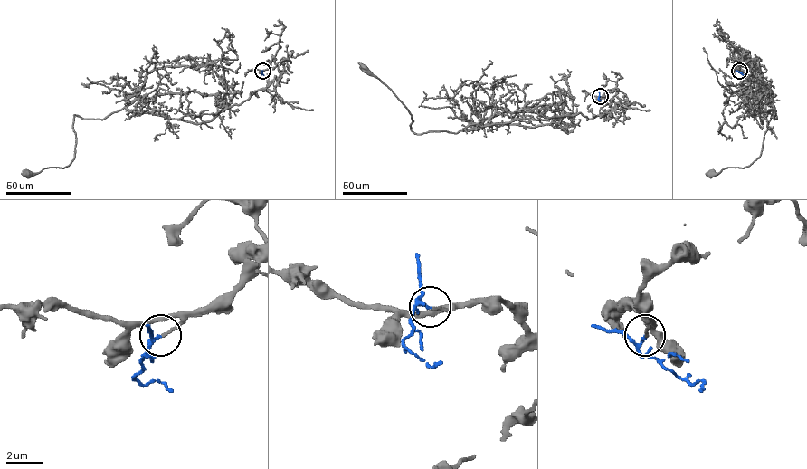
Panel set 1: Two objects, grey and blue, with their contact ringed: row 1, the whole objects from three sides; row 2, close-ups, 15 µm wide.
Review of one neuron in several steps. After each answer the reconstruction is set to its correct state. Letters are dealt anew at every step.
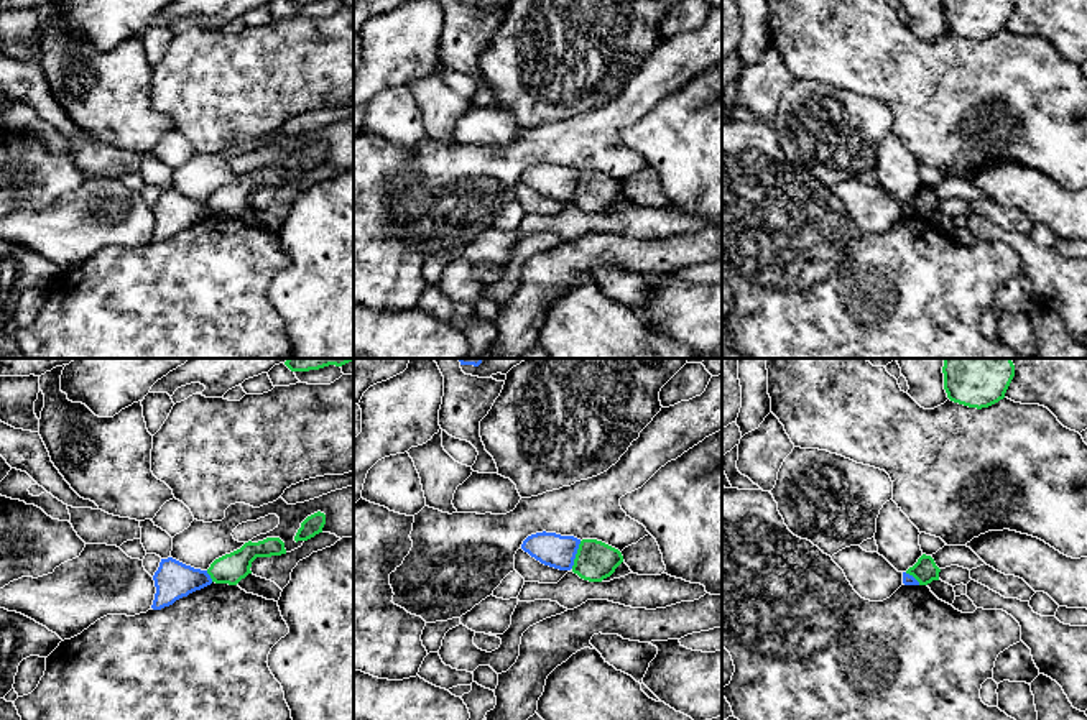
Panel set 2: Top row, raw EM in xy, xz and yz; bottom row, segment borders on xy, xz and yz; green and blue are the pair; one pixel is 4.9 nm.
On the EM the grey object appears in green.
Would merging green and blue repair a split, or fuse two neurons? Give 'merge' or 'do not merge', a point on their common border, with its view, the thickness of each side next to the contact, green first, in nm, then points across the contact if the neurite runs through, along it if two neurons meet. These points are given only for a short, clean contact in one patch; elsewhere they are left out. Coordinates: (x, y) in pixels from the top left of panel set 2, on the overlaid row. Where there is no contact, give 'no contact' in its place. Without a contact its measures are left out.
do not merge | xz (576, 554) | 190/160 nm | along xz (581, 541), (571, 567)

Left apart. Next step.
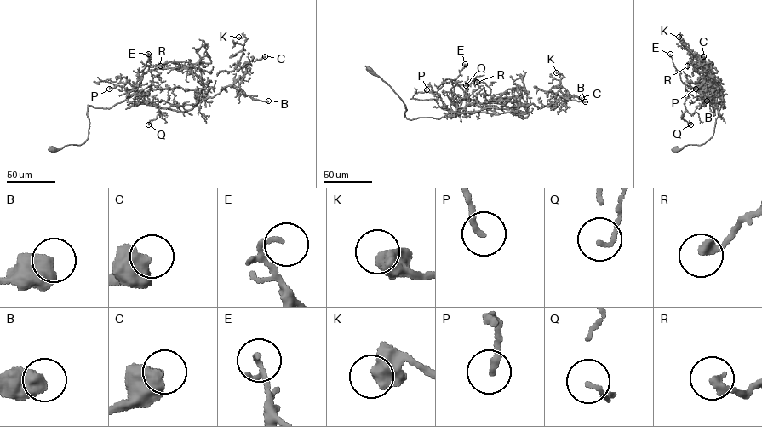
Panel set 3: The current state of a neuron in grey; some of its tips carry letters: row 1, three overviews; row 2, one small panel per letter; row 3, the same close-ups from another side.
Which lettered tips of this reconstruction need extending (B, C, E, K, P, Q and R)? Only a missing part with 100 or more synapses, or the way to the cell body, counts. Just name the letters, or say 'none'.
none

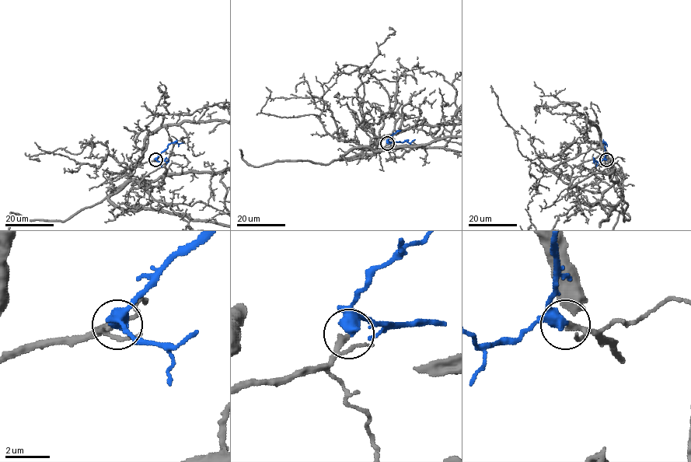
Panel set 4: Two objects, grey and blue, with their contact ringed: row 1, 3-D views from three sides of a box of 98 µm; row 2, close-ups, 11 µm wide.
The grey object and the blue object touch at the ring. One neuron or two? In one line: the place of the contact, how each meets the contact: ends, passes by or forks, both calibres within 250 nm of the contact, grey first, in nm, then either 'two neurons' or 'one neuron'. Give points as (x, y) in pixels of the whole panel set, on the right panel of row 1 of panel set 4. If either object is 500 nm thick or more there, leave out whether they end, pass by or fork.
at (606, 159); grey ends there; blue passes by; 280 nm thick on the grey side, 400 nm on the other; one neuron

